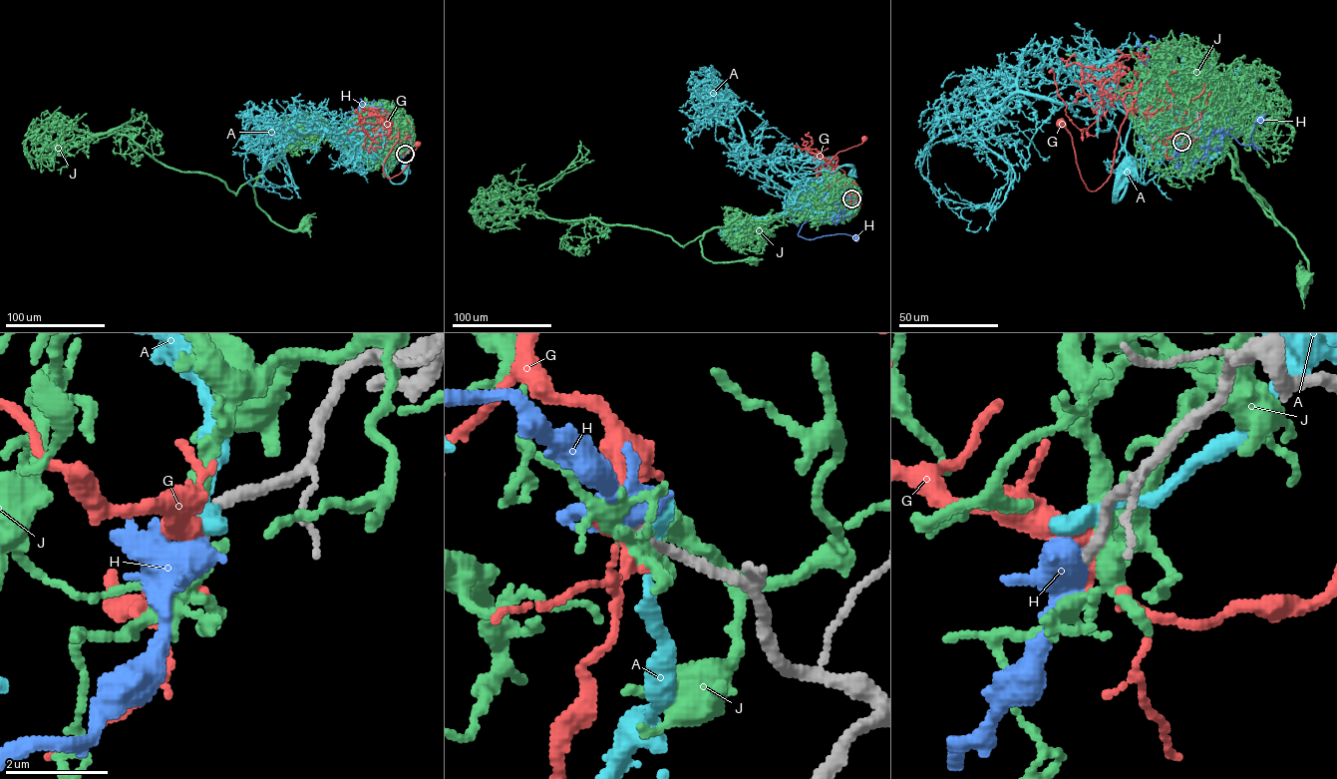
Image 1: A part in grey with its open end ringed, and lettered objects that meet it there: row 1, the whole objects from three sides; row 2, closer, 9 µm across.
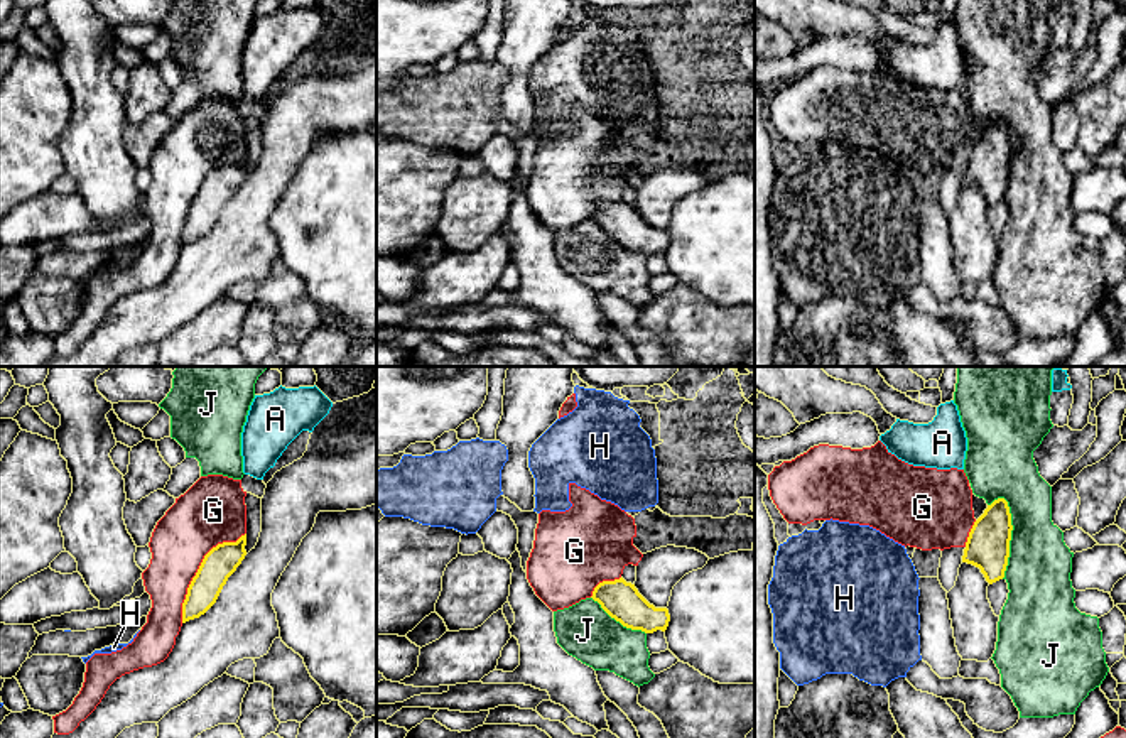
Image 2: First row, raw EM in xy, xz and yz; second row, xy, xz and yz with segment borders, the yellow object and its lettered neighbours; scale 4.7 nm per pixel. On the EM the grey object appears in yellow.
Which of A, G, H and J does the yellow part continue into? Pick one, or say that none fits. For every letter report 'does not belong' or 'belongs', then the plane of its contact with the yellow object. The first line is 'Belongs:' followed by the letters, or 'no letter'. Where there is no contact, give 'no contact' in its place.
Belongs: H
A: does not belong; no contact
G: does not belong; meets yellow in xy
H: belongs; no contact
J: does not belong; meets yellow in yz

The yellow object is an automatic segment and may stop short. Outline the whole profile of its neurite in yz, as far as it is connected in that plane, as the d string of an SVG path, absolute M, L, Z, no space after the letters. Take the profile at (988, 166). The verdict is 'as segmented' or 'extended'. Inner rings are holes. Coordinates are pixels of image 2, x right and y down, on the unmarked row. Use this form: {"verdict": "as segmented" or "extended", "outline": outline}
{"verdict": "as segmented", "outline": "M998 120L974 144L962 184L979 189L989 206L1003 201L1010 179L1011 152L1008 123Z"}

